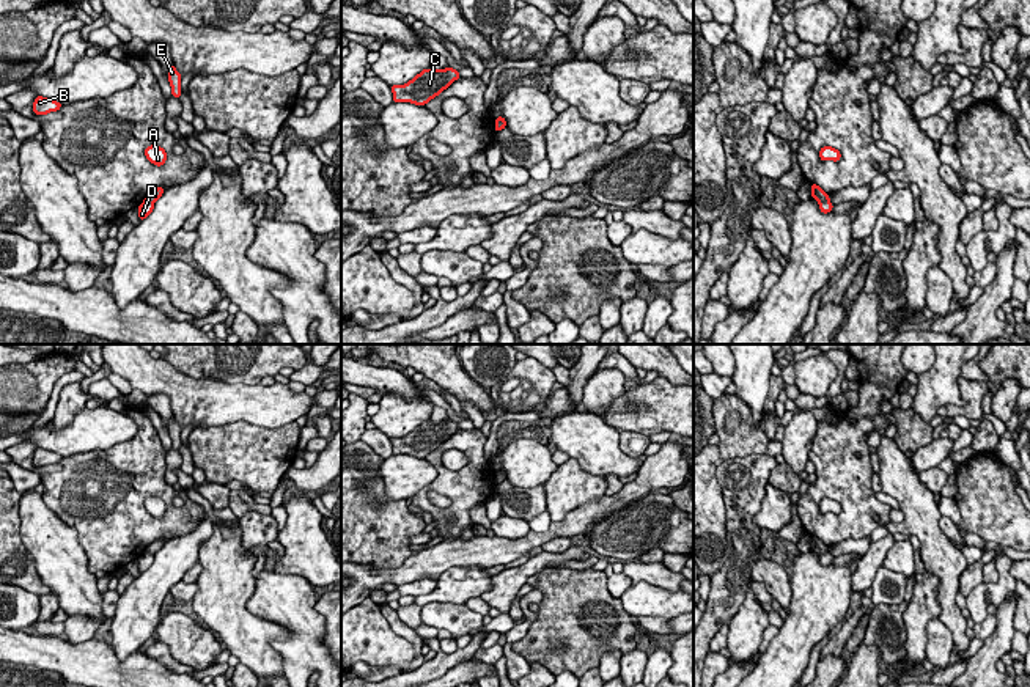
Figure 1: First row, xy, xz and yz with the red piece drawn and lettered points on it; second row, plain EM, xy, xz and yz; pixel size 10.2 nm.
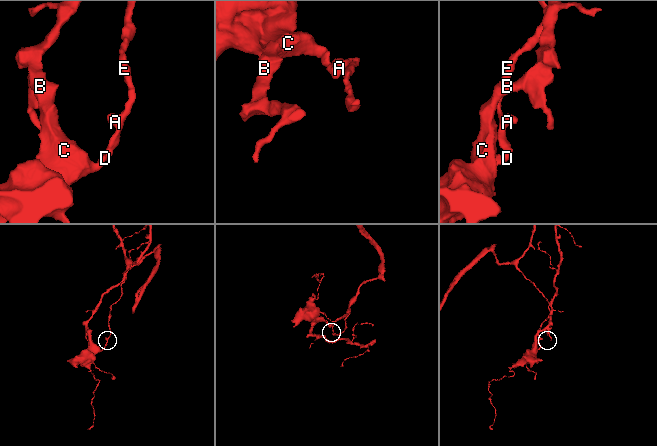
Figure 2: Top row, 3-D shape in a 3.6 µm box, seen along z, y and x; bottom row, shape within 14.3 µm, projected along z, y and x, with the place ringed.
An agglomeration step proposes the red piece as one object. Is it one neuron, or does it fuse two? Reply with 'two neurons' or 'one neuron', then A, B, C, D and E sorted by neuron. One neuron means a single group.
two neurons; groups A E / B C D

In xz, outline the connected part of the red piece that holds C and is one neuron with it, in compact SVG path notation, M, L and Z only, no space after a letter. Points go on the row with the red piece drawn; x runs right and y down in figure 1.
M453 68L423 69L407 83L390 86L393 93L393 102L410 102L415 105L426 105L431 99L439 96L459 77L459 72Z

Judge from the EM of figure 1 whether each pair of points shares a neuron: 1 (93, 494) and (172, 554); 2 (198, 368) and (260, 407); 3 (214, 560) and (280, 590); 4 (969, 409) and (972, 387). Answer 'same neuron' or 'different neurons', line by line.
1: different neurons
2: different neurons
3: different neurons
4: same neuron

